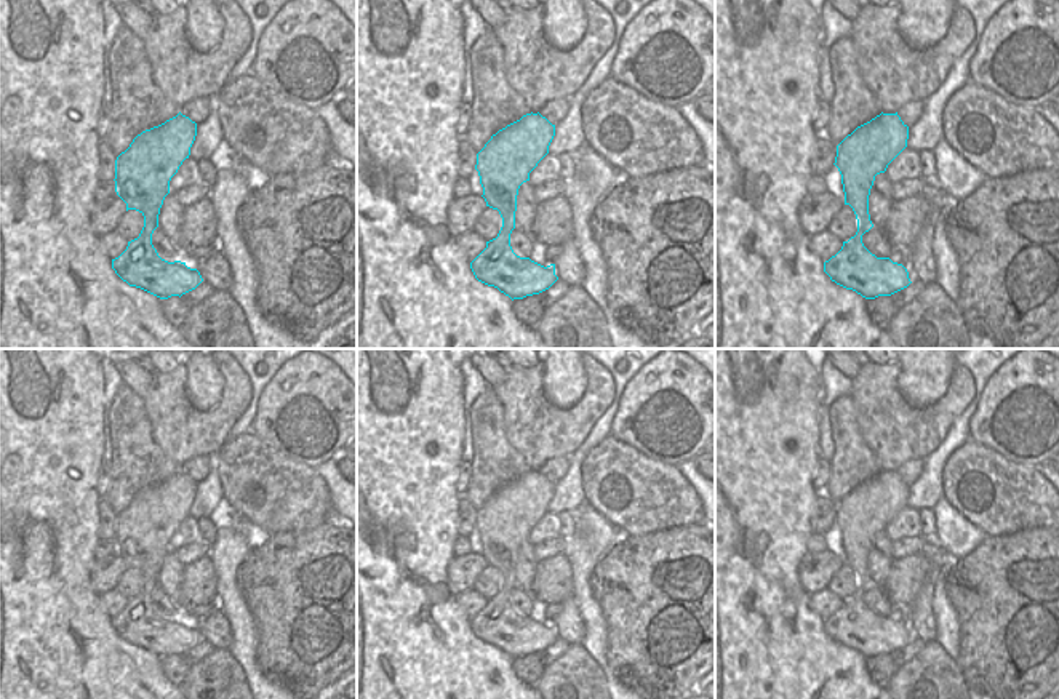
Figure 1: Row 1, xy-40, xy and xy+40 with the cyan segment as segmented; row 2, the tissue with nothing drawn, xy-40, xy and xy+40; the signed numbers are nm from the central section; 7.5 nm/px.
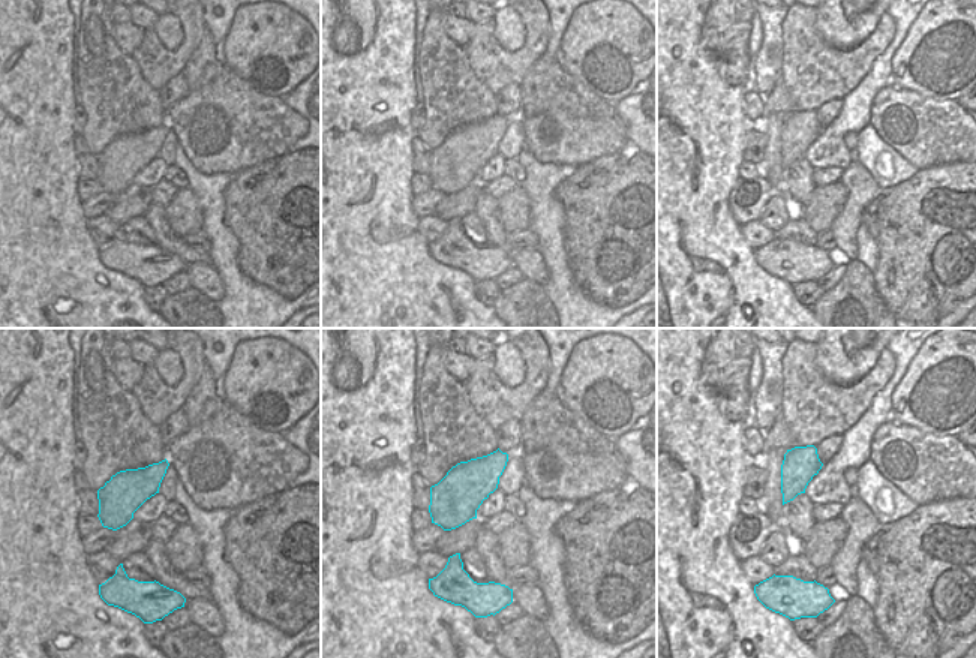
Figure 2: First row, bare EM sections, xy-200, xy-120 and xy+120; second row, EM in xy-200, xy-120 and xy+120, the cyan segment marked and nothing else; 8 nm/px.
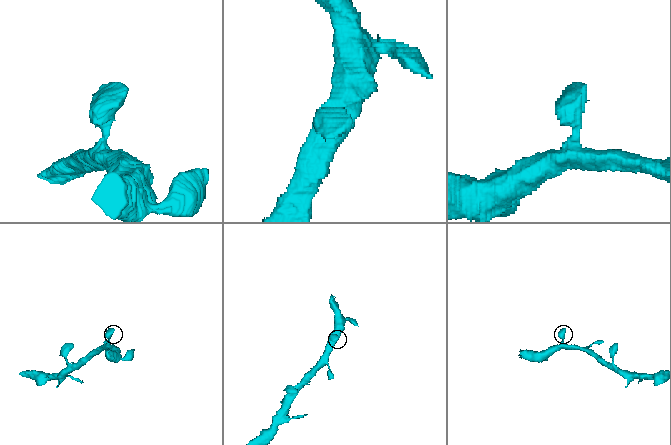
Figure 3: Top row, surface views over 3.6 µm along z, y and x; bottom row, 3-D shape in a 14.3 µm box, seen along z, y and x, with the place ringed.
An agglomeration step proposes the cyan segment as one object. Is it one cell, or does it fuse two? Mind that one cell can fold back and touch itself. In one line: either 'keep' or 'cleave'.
keep

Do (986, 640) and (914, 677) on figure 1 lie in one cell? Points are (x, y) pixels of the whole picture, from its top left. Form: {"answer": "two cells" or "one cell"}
{"answer": "two cells"}

